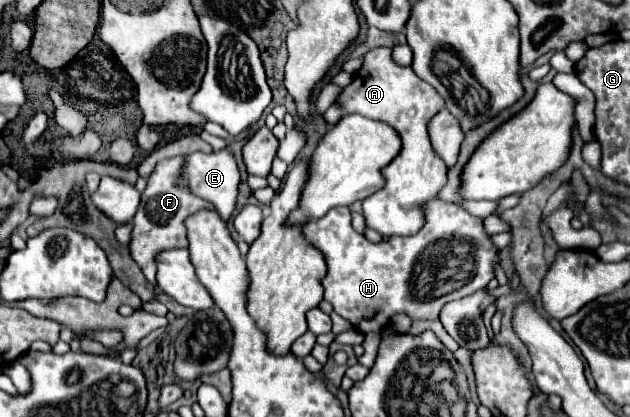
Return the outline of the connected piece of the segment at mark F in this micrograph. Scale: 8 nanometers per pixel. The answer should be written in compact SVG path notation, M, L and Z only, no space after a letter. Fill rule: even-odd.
M173 158L167 162L159 162L159 166L155 168L155 174L151 174L151 178L147 180L147 188L141 194L139 210L133 218L133 230L131 230L131 242L129 242L131 258L137 262L137 266L143 270L147 280L151 280L158 291L160 290L156 283L155 262L153 262L155 254L167 248L187 248L187 230L183 224L185 218L201 208L213 208L211 202L187 190L185 182L179 176L183 162L185 158Z

